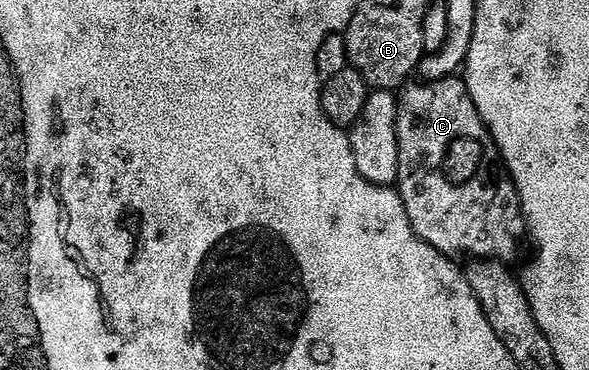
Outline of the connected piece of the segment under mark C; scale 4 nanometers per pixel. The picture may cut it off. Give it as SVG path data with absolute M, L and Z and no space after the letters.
M447 78L419 83L411 83L405 89L407 92L401 93L398 105L400 191L414 233L451 258L462 255L510 262L517 254L522 239L527 239L528 225L518 187L510 176L498 143L494 141L493 132L482 119L465 79Z

